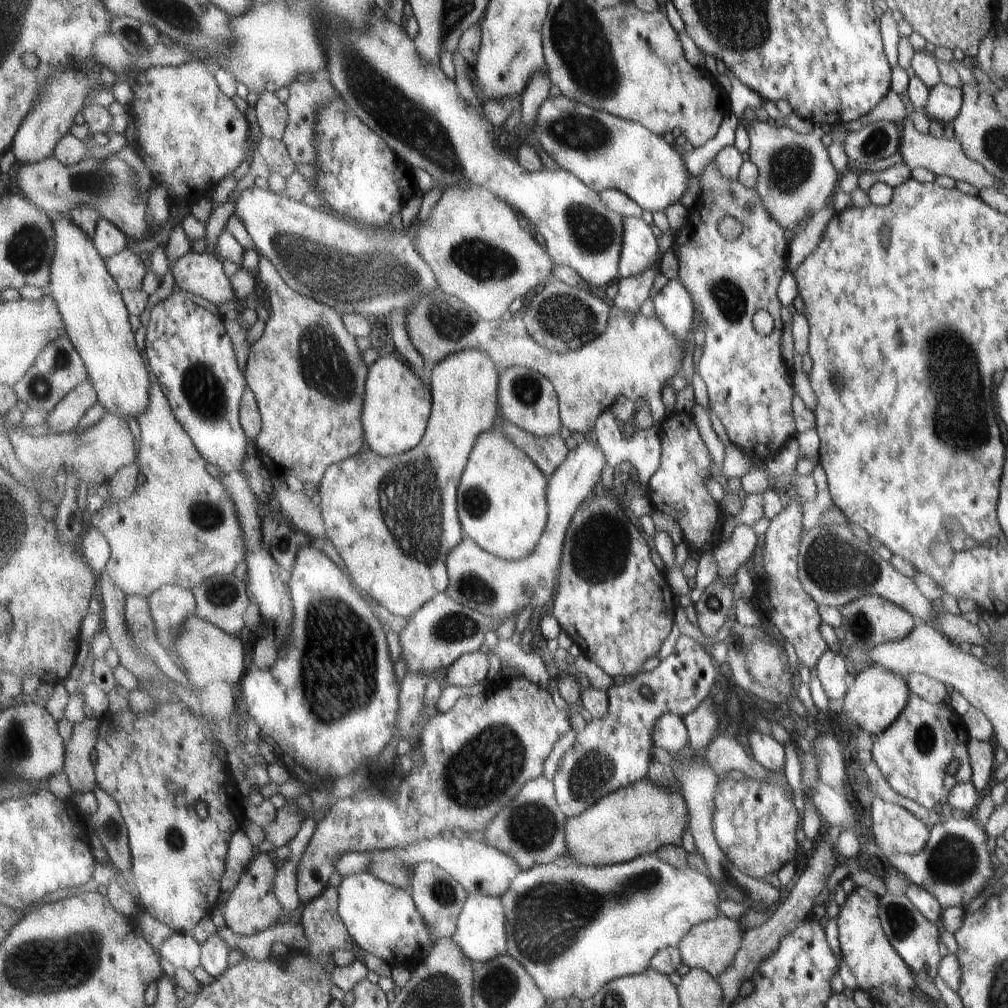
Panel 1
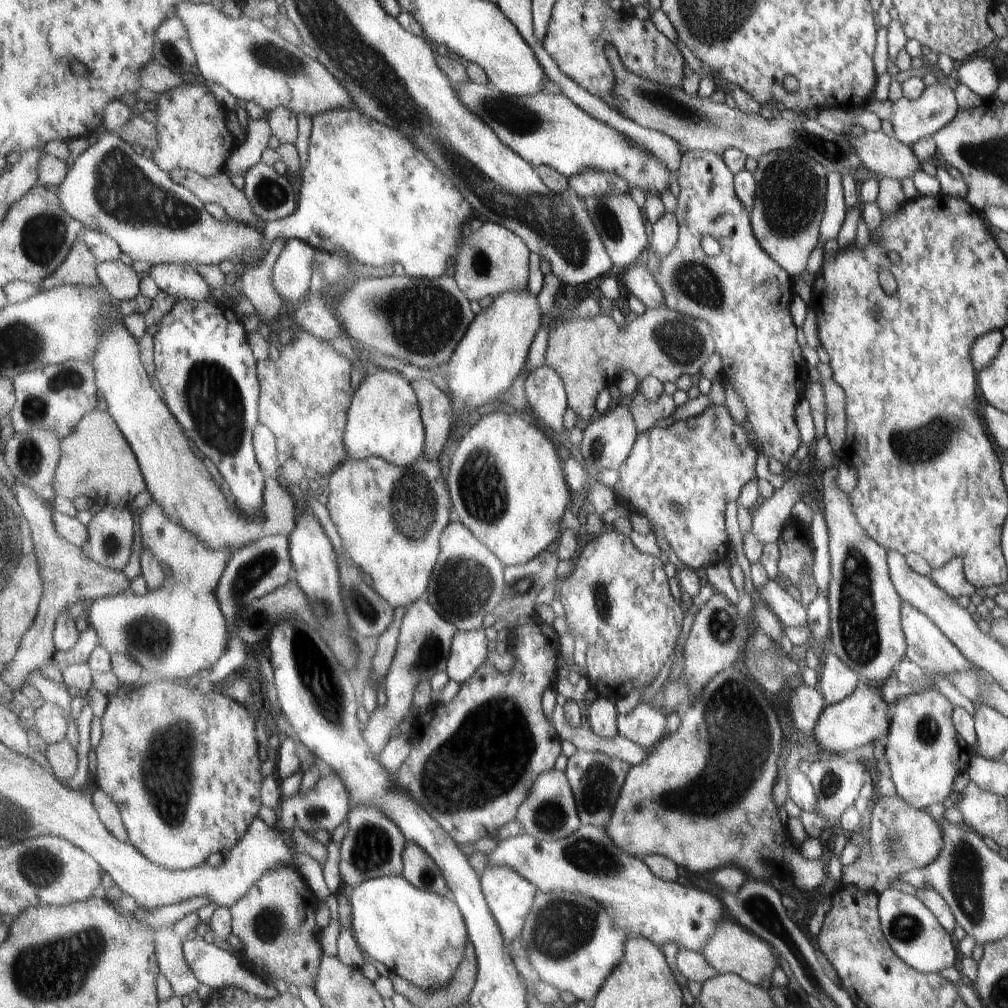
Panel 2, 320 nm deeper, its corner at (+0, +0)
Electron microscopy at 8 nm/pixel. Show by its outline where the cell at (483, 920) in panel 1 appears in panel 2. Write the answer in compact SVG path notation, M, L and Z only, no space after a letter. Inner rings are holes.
M487 867L482 872L480 879L489 908L496 917L506 942L512 944L516 938L522 936L527 915L532 911L539 890L521 873L509 867Z

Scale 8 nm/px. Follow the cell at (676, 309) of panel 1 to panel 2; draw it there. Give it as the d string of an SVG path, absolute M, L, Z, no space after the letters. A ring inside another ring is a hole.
M638 263L624 272L627 288L636 296L647 309L656 309L666 305L666 298L662 286L657 282L654 274L649 272L645 263Z

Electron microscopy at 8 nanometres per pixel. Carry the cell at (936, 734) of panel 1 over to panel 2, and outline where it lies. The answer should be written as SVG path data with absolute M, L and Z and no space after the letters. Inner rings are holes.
M929 688L901 697L893 706L893 715L889 717L886 732L884 758L891 770L891 780L897 788L897 794L915 808L927 810L927 807L934 802L942 803L951 794L951 783L955 775L964 772L968 767L971 753L963 738L956 734L951 713L952 704L937 691L937 688Z

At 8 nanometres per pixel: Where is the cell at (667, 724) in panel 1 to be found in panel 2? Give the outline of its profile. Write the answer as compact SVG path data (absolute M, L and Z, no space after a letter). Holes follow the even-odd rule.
M638 703L628 713L619 713L618 716L620 734L648 750L653 750L671 734L667 732L667 728L667 715L647 703Z

